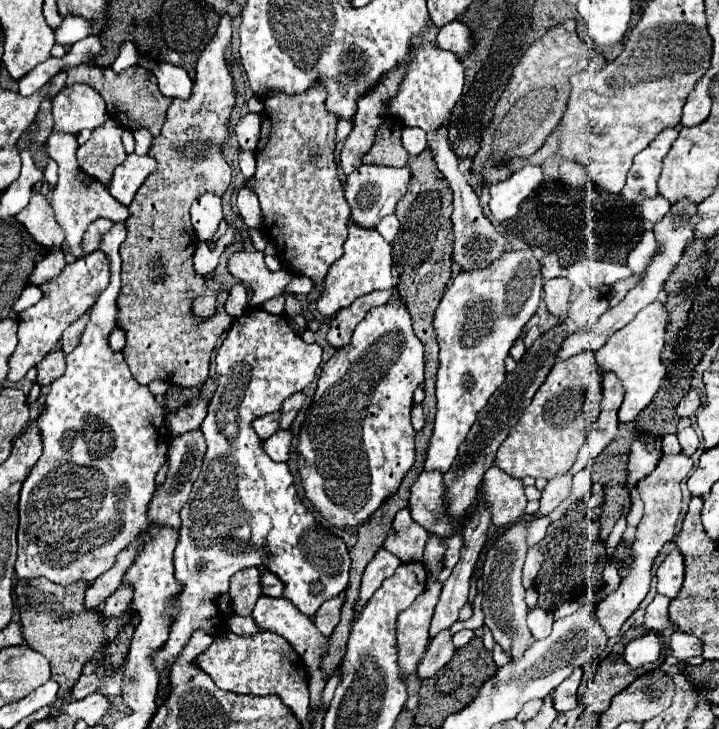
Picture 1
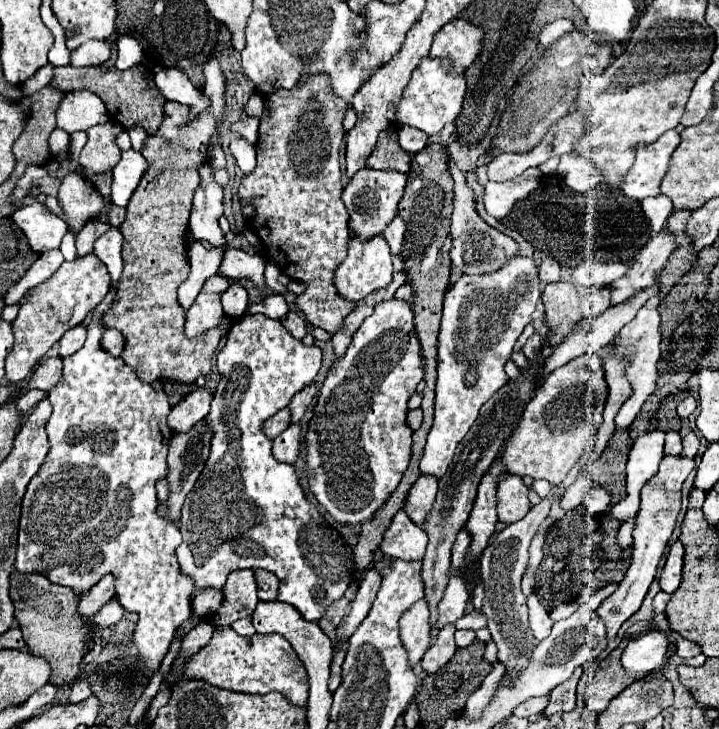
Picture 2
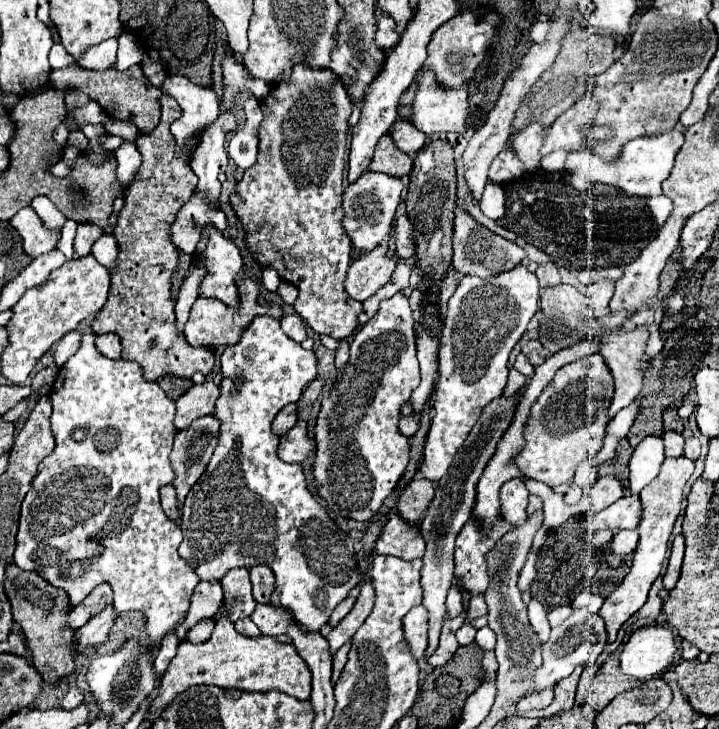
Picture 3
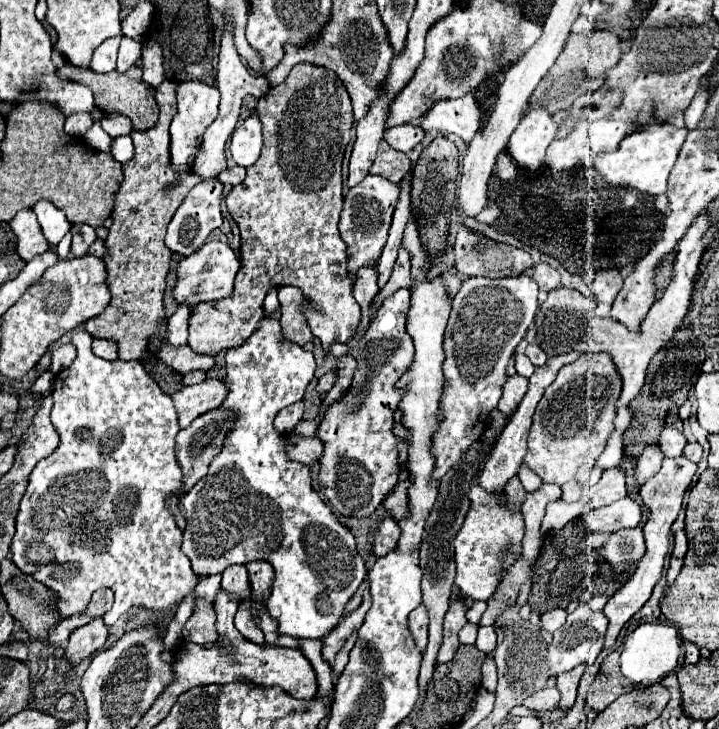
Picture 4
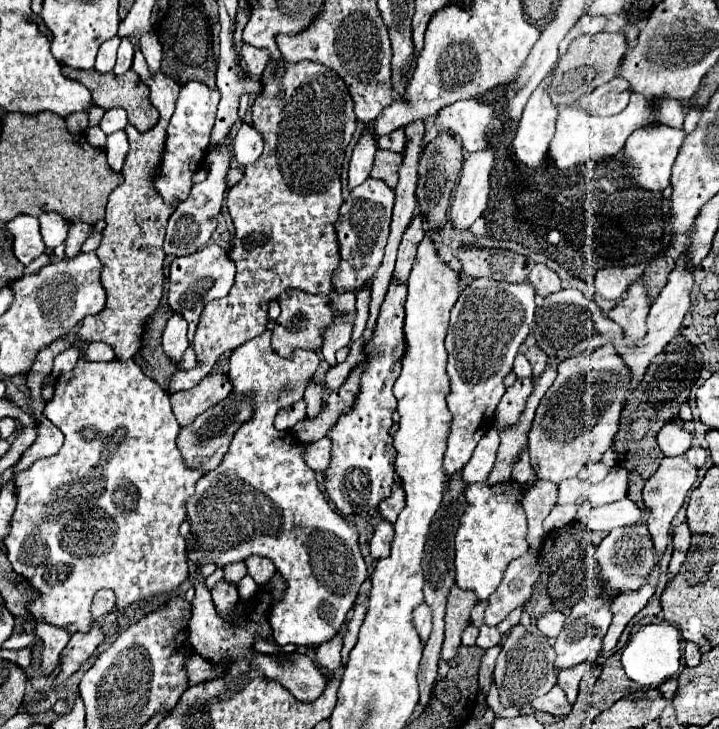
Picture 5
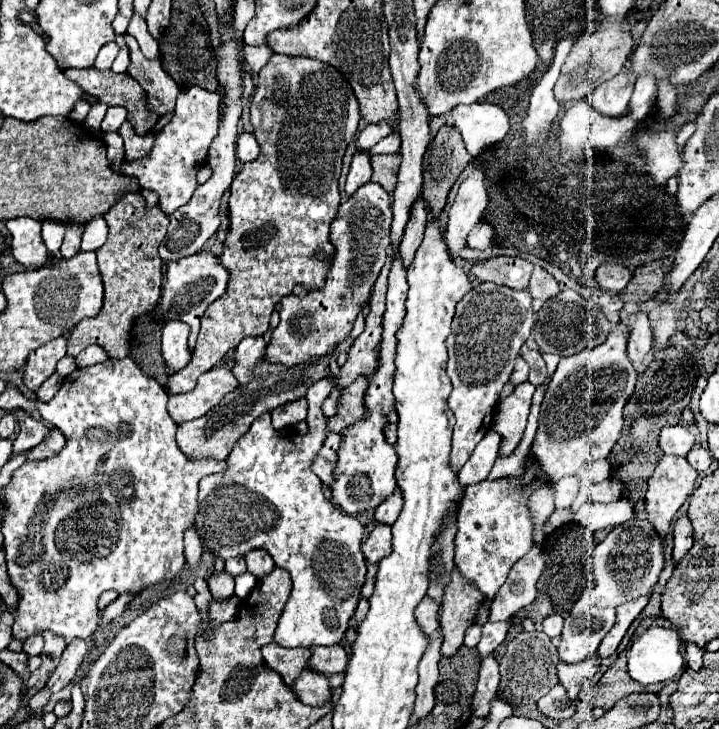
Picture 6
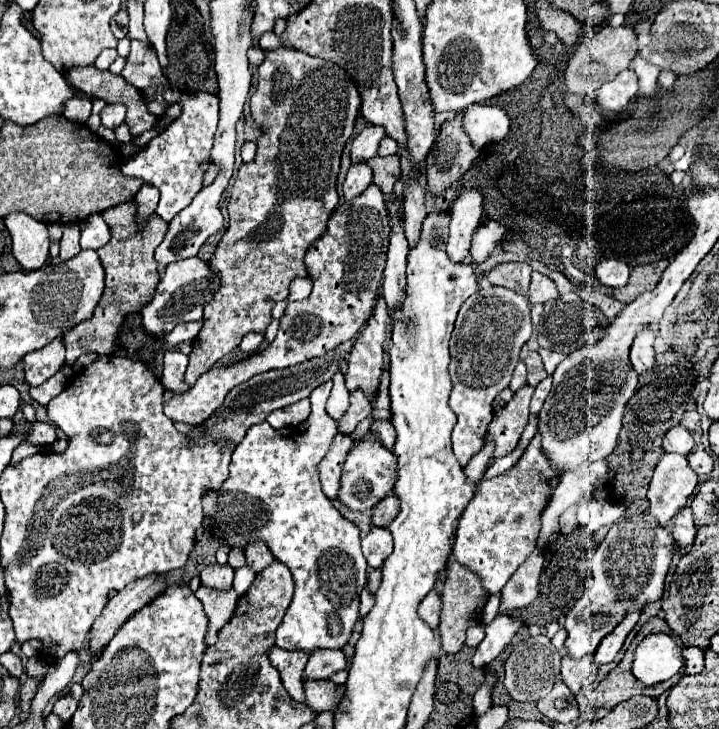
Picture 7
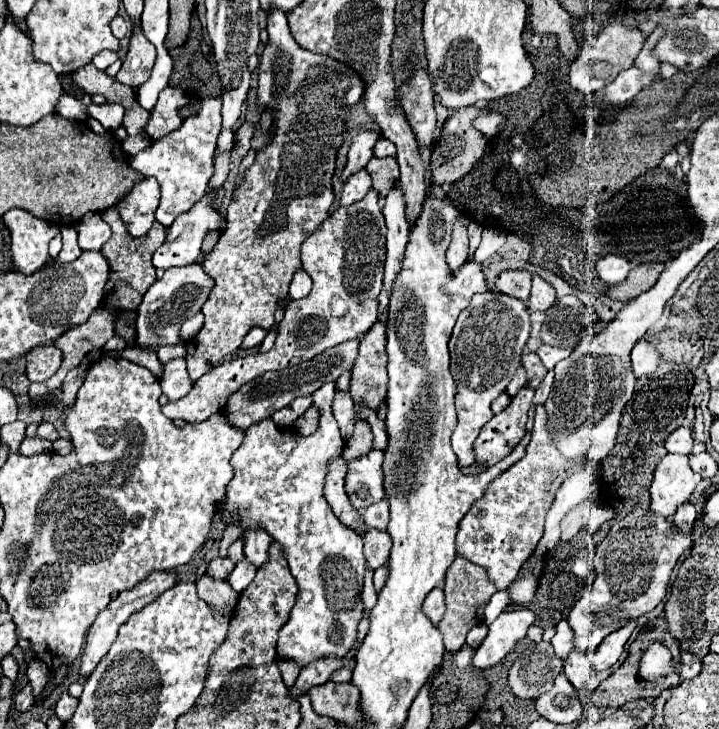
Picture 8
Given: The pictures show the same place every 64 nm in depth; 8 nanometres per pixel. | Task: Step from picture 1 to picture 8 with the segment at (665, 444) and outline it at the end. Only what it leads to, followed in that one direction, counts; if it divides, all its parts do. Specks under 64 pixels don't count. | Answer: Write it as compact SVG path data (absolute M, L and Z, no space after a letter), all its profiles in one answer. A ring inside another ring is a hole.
M678 428L666 438L666 450L678 452L678 454L690 454L692 452L692 430L690 428Z

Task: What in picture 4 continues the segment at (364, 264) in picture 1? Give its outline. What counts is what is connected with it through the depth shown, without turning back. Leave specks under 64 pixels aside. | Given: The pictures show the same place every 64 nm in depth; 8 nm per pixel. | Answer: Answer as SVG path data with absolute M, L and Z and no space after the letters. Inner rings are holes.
M368 266L366 270L360 270L358 278L354 280L354 298L362 308L362 318L360 318L360 324L358 324L358 330L356 330L358 334L362 334L370 324L370 310L368 308L372 304L372 298L378 292L376 280L378 280L378 272L376 272L374 266Z

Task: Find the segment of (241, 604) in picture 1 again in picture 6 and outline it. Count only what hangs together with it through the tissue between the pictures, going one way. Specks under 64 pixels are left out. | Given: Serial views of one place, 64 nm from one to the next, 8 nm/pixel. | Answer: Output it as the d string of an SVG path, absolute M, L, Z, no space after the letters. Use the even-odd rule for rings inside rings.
M236 556L236 558L230 558L226 560L226 572L230 572L232 576L238 576L246 570L246 562L242 556Z

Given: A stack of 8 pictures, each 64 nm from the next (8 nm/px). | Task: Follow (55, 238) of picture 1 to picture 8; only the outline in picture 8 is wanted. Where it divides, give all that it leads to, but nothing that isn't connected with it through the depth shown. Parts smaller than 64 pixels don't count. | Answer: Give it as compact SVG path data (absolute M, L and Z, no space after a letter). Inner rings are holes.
M14 208L4 214L12 238L12 270L26 276L40 270L48 260L48 242L60 232L58 226Z

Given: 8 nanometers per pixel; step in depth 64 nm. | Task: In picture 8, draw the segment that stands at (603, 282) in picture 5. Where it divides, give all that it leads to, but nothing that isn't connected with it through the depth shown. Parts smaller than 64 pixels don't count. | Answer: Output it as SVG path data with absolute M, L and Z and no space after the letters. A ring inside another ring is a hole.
M604 256L598 260L598 276L606 284L618 284L630 272L630 262L622 256Z

